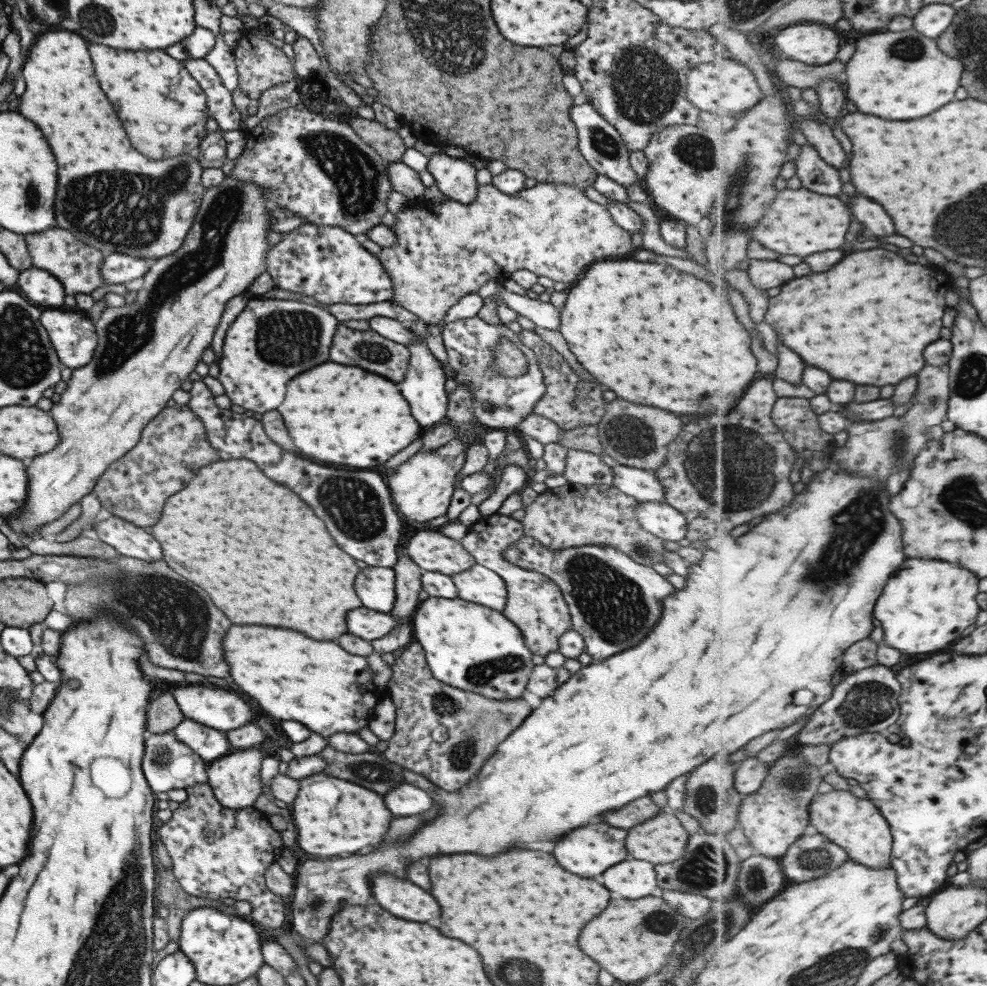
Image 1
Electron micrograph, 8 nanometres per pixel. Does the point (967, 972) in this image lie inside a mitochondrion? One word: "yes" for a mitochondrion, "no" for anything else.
no

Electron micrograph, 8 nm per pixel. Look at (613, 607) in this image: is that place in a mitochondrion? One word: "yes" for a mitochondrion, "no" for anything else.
yes

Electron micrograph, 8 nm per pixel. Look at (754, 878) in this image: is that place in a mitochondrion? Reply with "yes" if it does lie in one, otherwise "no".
yes

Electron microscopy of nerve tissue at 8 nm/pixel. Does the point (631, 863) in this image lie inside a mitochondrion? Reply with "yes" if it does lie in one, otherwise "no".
no

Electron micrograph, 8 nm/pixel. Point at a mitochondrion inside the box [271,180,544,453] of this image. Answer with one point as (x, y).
(370, 351)

